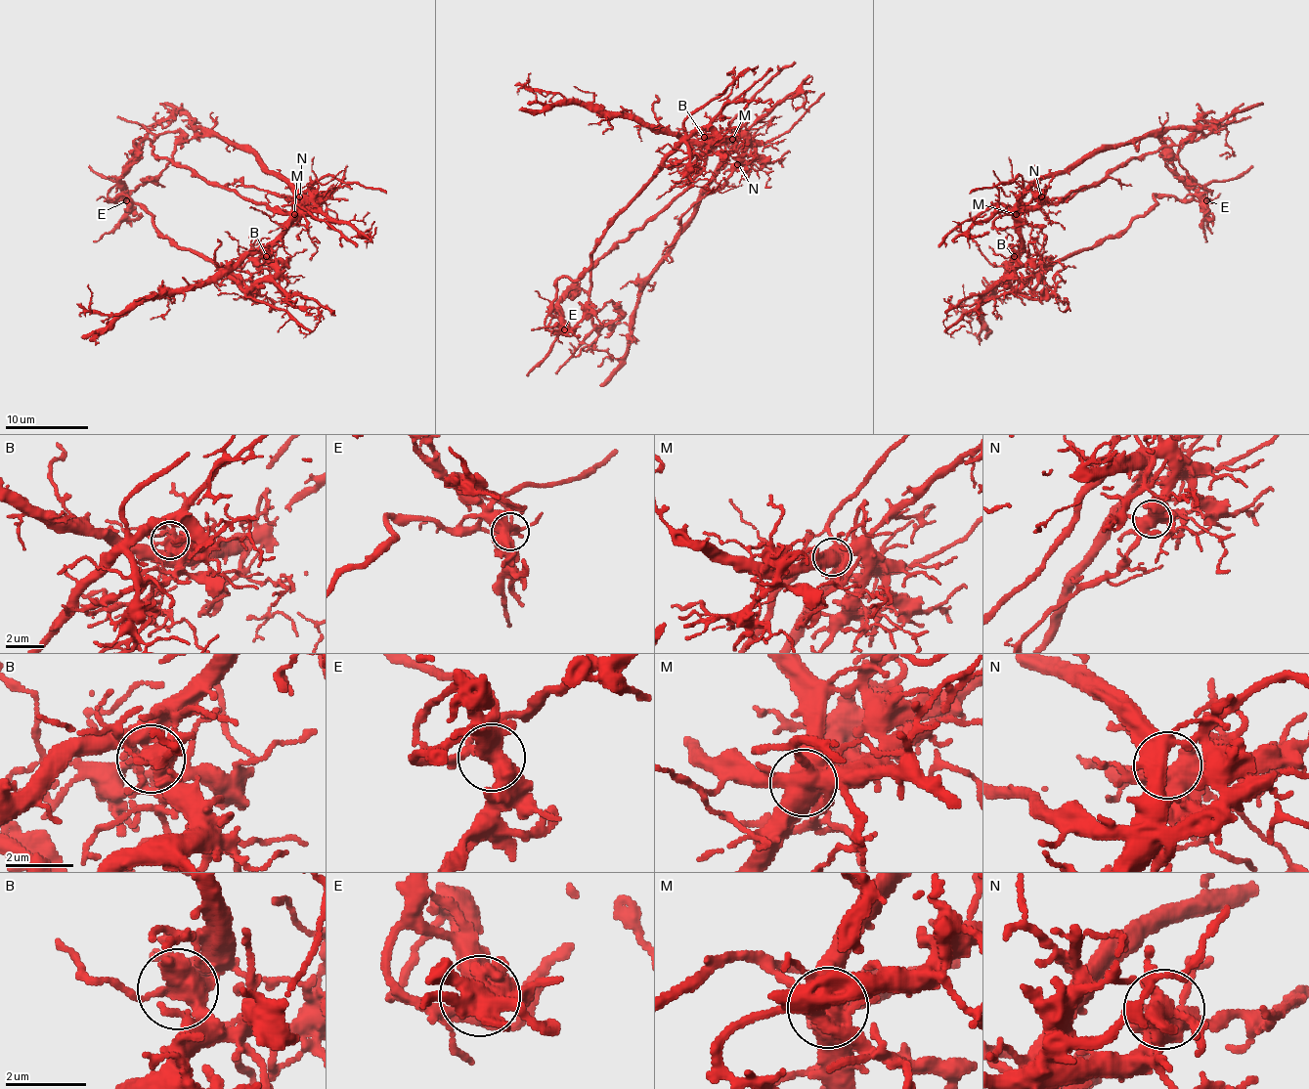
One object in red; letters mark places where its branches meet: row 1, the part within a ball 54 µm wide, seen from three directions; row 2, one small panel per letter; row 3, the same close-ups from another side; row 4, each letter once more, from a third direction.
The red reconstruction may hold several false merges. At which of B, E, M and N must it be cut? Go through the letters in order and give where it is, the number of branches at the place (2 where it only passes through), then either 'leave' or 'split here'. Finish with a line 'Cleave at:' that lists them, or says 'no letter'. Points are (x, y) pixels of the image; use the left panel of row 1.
B: place (266, 256); branches 7; split here
E: place (126, 200); branches 5; leave
M: place (294, 214); branches 8; split here
N: place (299, 196); branches 6; leave
Cleave at: B, M

